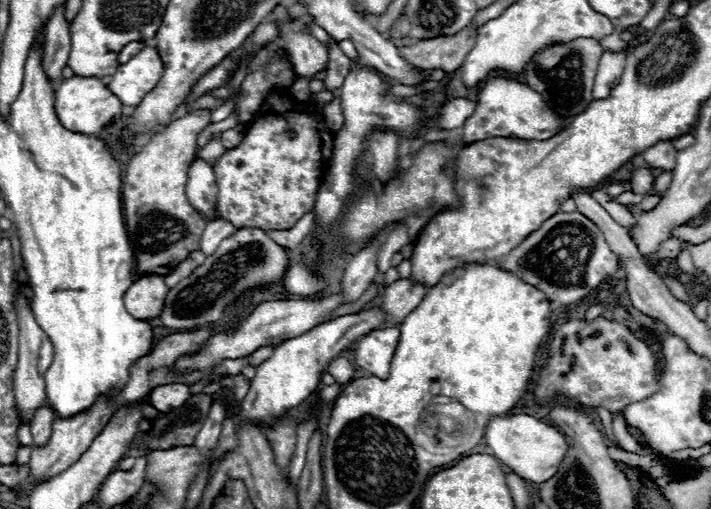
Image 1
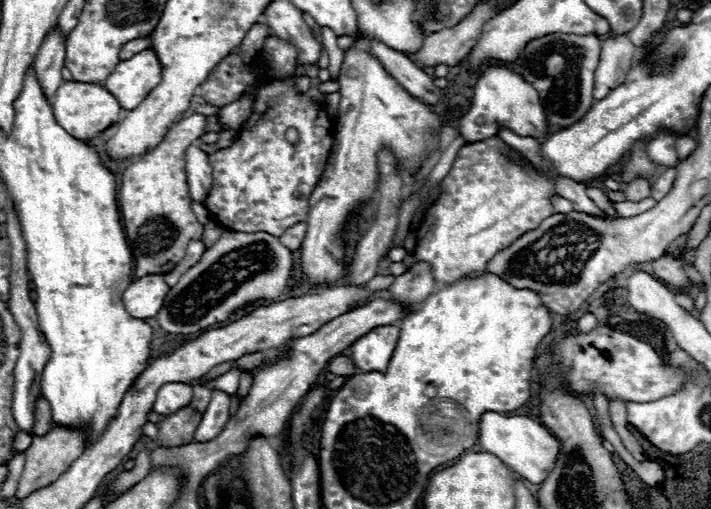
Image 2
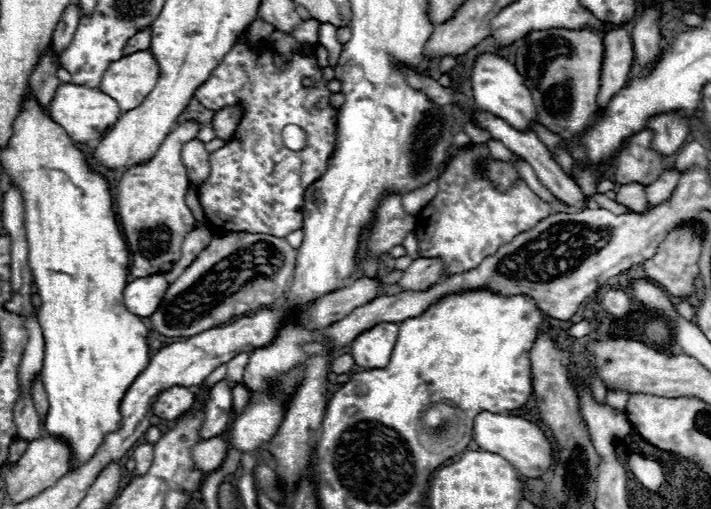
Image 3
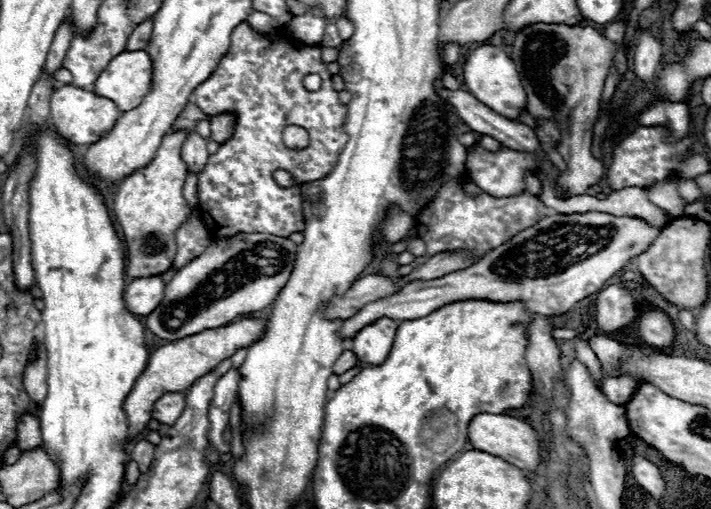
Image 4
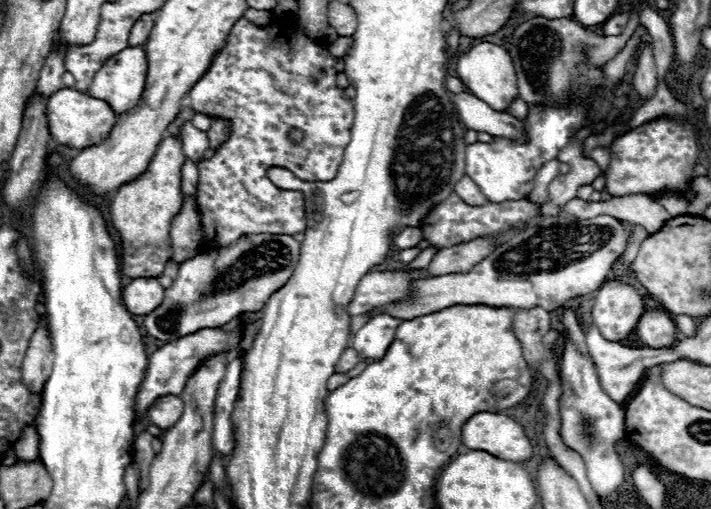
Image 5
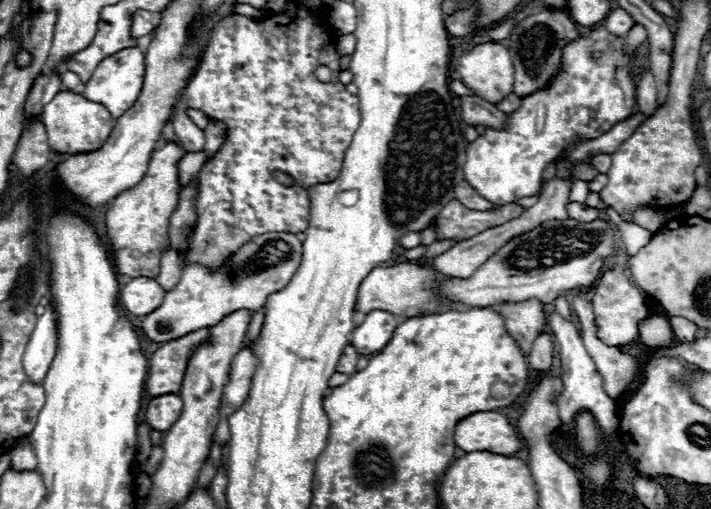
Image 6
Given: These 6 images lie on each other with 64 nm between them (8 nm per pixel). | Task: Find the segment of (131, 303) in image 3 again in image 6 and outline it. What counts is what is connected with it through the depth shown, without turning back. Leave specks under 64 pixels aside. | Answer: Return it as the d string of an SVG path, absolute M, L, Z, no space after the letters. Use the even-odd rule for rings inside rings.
M134 278L130 280L122 292L120 292L120 302L122 306L134 314L134 316L146 316L150 312L154 312L164 298L164 288L154 280L154 278Z

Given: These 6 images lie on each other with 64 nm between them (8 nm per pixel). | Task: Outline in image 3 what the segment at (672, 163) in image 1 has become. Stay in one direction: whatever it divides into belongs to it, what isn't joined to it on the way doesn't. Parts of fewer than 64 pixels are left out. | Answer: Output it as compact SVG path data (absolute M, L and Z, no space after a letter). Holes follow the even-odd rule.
M660 114L648 120L648 128L654 130L654 148L658 154L674 156L688 138L688 122L682 114Z

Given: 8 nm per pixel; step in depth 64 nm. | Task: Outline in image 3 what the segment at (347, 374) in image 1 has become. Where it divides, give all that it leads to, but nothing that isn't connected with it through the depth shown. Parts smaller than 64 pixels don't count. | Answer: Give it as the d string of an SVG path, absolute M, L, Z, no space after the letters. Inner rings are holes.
M342 354L342 356L334 358L330 364L330 372L334 372L334 374L346 374L346 372L352 372L354 368L356 368L354 358L350 354Z

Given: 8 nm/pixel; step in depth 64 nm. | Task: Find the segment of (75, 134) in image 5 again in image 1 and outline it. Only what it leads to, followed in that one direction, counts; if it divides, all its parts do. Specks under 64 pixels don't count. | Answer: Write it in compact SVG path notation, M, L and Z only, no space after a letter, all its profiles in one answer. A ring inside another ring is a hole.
M72 76L64 78L56 88L56 102L54 102L56 114L64 128L72 132L84 132L84 134L98 134L104 126L116 122L122 118L122 102L116 94L110 92L110 88L96 76Z

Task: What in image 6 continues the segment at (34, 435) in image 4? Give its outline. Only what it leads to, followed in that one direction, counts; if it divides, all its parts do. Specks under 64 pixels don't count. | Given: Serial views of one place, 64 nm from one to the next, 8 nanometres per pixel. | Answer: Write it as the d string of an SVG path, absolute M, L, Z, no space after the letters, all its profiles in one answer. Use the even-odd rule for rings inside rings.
M22 438L12 450L10 450L10 458L12 458L12 462L10 462L10 468L20 468L20 470L32 470L32 468L36 468L36 454L34 454L34 448L32 448L32 444L26 440L26 438Z

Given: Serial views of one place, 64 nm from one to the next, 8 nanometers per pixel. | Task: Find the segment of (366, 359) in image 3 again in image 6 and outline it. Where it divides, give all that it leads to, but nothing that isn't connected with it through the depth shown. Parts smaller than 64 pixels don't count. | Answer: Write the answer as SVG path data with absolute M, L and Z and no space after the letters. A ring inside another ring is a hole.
M372 310L366 314L366 320L352 332L350 344L362 354L380 352L392 338L400 320L386 310Z

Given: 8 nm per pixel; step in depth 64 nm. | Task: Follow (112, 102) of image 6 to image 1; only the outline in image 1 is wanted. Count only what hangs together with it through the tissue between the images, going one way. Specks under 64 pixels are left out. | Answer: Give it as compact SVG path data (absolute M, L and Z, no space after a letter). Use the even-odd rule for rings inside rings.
M146 46L130 62L118 66L118 70L112 76L112 82L108 84L108 88L112 92L116 92L116 96L120 96L120 102L124 106L138 106L144 100L144 96L158 84L158 80L162 76L162 68L164 68L164 64L162 64L162 58L160 58L158 50L154 46Z

